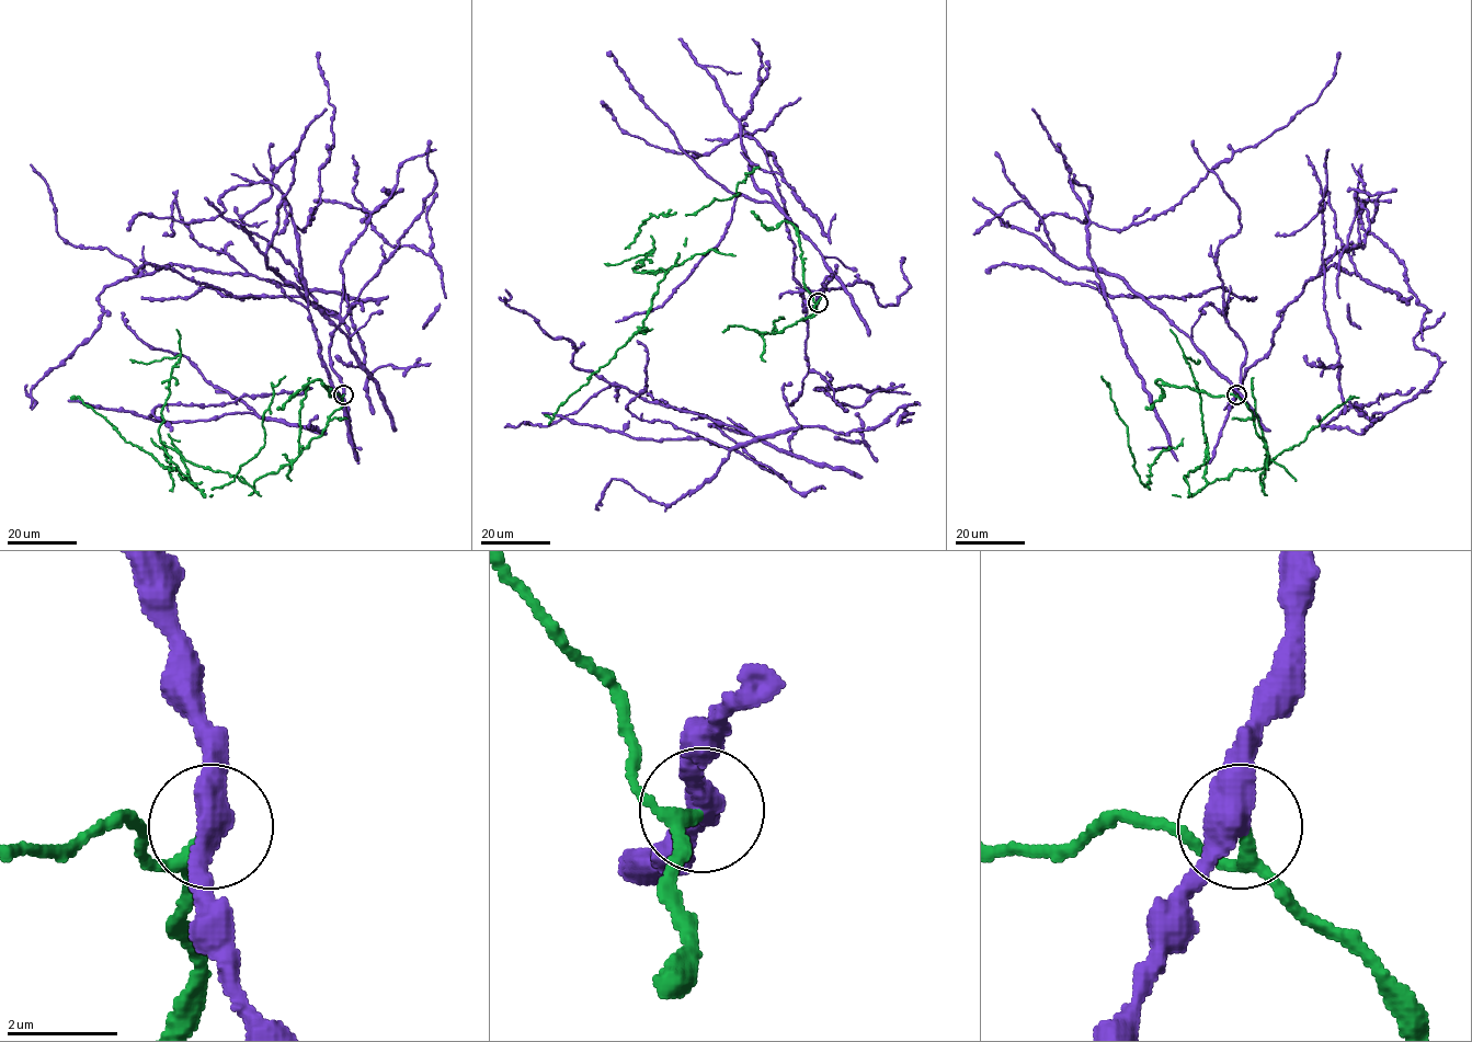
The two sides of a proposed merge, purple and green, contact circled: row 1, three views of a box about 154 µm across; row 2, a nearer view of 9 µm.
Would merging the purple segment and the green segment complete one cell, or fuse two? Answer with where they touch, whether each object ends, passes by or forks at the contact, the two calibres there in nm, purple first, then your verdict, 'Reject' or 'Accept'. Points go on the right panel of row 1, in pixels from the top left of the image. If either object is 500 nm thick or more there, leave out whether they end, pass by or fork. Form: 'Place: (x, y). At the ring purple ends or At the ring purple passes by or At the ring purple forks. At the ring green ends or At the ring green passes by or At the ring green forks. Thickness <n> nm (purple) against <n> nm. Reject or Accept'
Place: (1236, 394). At the ring purple passes by. At the ring green passes by. Thickness 460 nm (purple) against 200 nm. Reject

